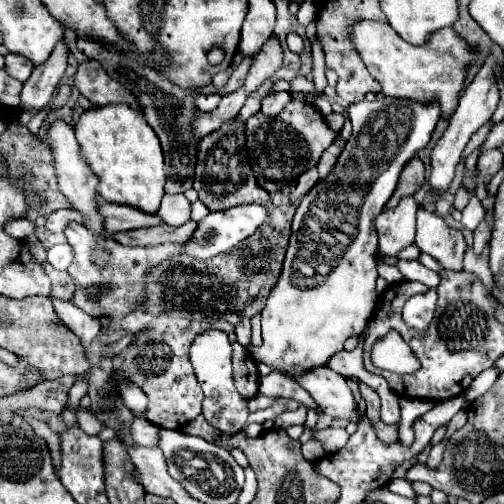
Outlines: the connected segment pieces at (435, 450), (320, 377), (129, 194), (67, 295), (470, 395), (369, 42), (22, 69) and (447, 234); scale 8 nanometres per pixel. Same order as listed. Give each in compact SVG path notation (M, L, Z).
M440 442L440 444L432 446L432 450L430 450L430 454L428 454L428 462L426 462L426 466L434 468L434 466L438 466L438 464L442 462L442 452L444 452L444 446L446 446L446 442Z
M320 366L298 376L296 382L304 390L308 390L308 394L316 400L316 404L322 408L324 414L336 420L348 420L356 424L358 420L362 420L358 404L342 374L330 370L328 366Z
M108 104L86 110L76 124L76 140L80 152L98 178L96 192L112 204L126 204L146 214L156 214L164 196L164 158L160 140L148 126L142 114L128 104Z
M50 264L44 266L44 272L46 272L48 278L52 280L52 296L62 298L62 300L70 300L70 298L72 298L72 292L74 292L72 276L70 276L68 272L54 270Z
M494 368L484 370L484 372L482 372L478 378L474 378L474 382L468 386L468 390L464 392L464 400L466 400L466 402L476 400L476 396L480 396L482 392L486 392L486 390L496 382L496 378L498 378L498 374L496 374Z
M362 20L352 26L352 40L374 80L380 82L382 94L390 98L410 98L416 102L438 102L442 116L450 118L458 106L458 96L468 68L476 62L476 50L452 30L444 28L422 46L404 42L390 24Z
M8 54L6 56L6 72L10 76L14 76L16 80L26 82L28 76L30 76L30 72L32 72L32 62L30 60L24 60L24 56Z
M418 208L416 246L438 260L442 268L462 272L462 260L468 244L464 234L458 228L448 226L442 216Z

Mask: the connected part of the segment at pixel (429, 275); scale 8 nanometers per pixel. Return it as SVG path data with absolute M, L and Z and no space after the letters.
M398 260L396 266L406 280L418 280L418 282L426 284L428 288L436 288L440 284L440 276L436 272L428 270L426 266L422 266L418 260Z

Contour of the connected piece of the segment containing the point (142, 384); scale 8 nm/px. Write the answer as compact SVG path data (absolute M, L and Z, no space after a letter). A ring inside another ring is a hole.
M158 316L150 322L146 330L142 330L136 340L124 348L114 358L112 380L102 386L102 400L98 406L90 406L94 410L116 410L116 396L120 396L120 378L126 378L130 384L138 386L148 396L148 406L144 418L160 428L180 430L188 420L194 420L202 410L202 388L196 380L194 368L190 366L190 344L192 340L212 328L206 322L194 322L186 318Z

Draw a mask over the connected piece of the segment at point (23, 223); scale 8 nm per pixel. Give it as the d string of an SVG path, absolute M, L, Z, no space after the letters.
M26 218L10 220L8 224L4 224L4 232L12 234L16 240L24 240L28 234L34 234L34 224Z

